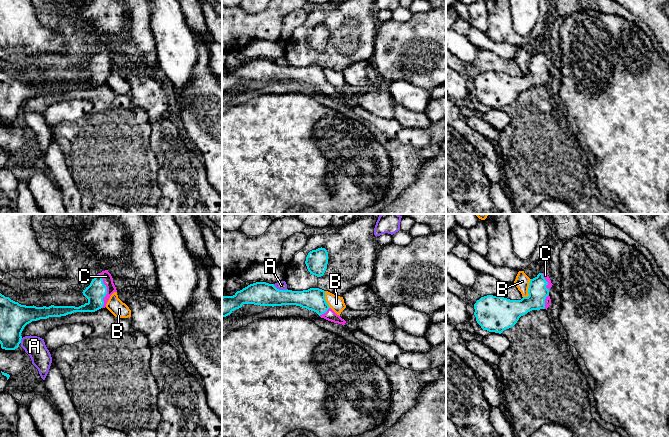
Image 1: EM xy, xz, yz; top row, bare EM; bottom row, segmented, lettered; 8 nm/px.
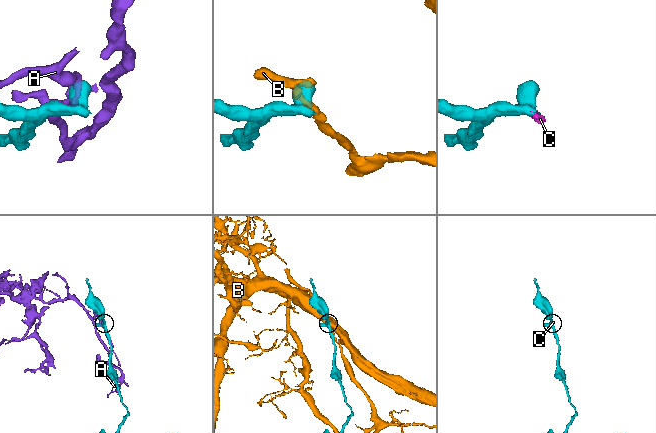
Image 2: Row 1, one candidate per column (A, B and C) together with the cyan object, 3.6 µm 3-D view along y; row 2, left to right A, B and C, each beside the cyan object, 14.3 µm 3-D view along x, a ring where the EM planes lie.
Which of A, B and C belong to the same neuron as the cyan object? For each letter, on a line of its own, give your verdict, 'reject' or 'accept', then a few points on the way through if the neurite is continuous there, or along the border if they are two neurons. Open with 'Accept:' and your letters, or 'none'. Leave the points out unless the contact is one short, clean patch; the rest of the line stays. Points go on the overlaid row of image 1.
Accept: C
A: reject
B: reject; border yz (531, 279), (528, 285), (528, 295), (523, 297)
C: accept; way xy (96, 291), (106, 290), (106, 276)

